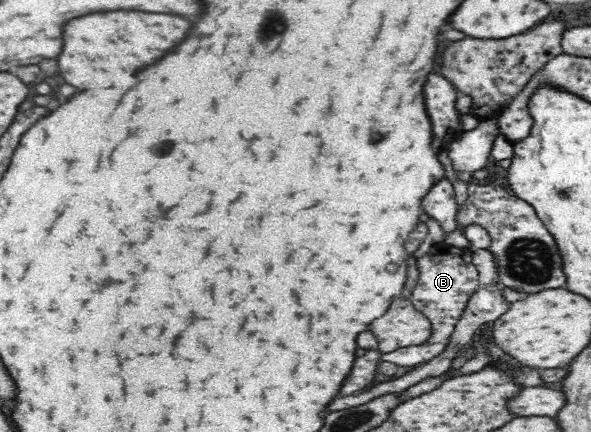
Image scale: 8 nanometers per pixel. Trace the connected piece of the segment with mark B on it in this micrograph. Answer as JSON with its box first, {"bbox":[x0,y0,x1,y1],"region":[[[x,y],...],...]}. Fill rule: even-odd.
{"bbox":[381,242,479,367],"region":[[[446,242],[436,243],[420,257],[413,257],[416,269],[418,269],[418,282],[413,288],[411,301],[413,305],[428,319],[434,323],[433,333],[428,342],[418,346],[405,346],[381,354],[381,360],[393,362],[397,366],[418,367],[427,363],[434,356],[438,356],[446,344],[448,338],[455,329],[458,319],[462,316],[467,302],[479,286],[479,272],[475,264],[472,264],[472,247],[456,248]]]}

